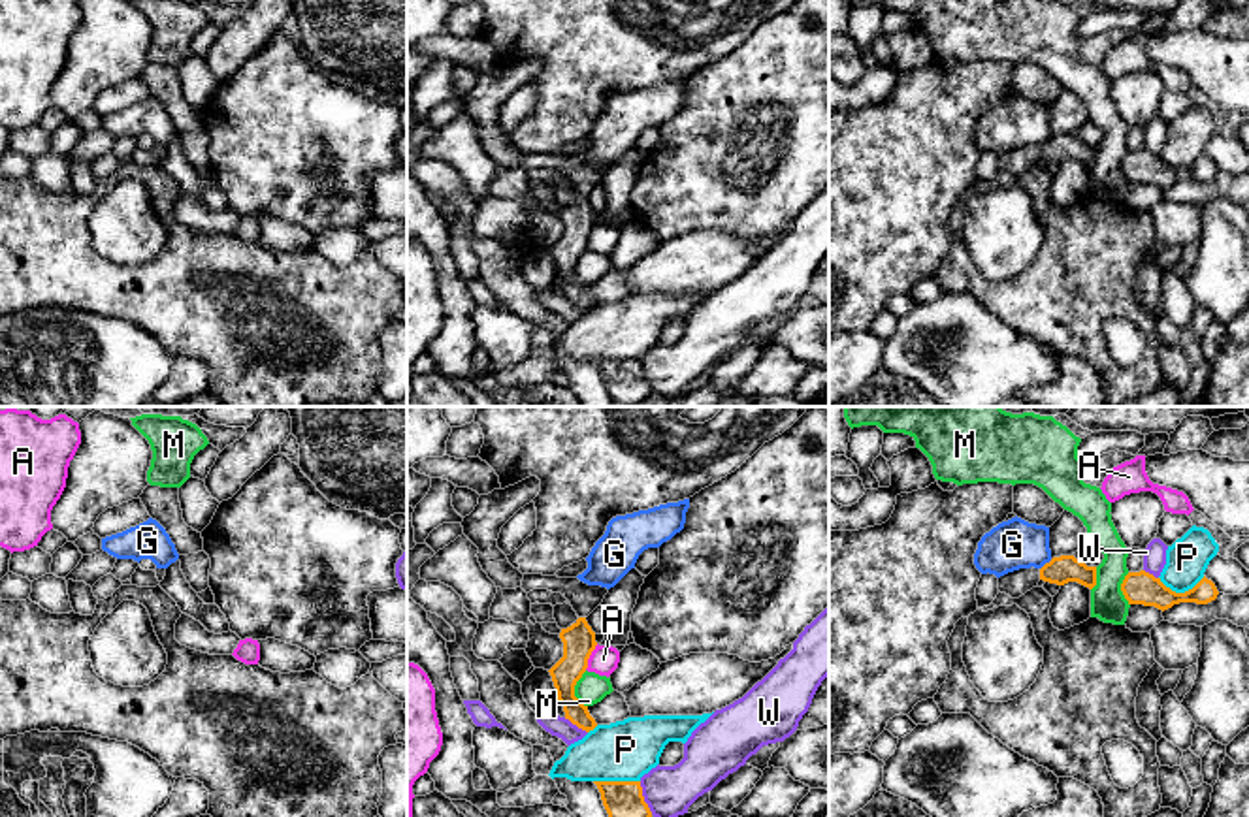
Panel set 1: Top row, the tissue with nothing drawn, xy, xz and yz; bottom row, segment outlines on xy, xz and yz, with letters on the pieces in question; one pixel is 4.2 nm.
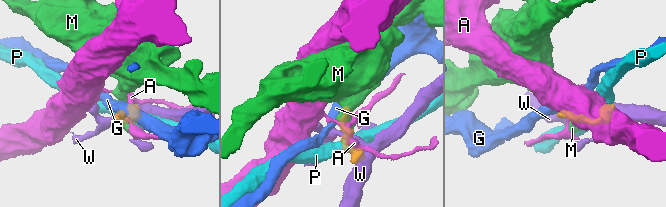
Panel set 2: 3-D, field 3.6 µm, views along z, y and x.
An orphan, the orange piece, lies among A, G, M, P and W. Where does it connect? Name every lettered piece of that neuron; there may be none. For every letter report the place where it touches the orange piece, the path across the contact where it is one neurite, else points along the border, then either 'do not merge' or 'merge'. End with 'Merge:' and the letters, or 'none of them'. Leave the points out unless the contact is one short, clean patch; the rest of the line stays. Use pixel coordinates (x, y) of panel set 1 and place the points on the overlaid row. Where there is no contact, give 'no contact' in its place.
A: contact xz (588, 657); border xz (598, 644), (584, 669); do not merge
G: contact yz (1046, 563); border yz (1052, 560), (1040, 569); do not merge
M: contact xz (573, 689); border xz (586, 671), (575, 686), (575, 697), (584, 706); do not merge
P: contact yz (1182, 593); border yz (1204, 576), (1184, 592), (1172, 592), (1159, 580); do not merge
W: contact xz (643, 799); do not merge
Merge: none of them

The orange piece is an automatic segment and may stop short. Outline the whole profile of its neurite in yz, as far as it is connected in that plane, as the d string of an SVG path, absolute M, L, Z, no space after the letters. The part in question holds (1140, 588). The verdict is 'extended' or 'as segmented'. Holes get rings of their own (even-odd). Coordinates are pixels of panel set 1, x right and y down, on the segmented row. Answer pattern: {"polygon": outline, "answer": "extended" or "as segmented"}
{"polygon": "M1145 570L1128 572L1121 584L1121 591L1128 604L1155 606L1162 612L1179 602L1208 604L1219 595L1215 584L1206 576L1192 589L1176 593L1160 578Z", "answer": "as segmented"}

